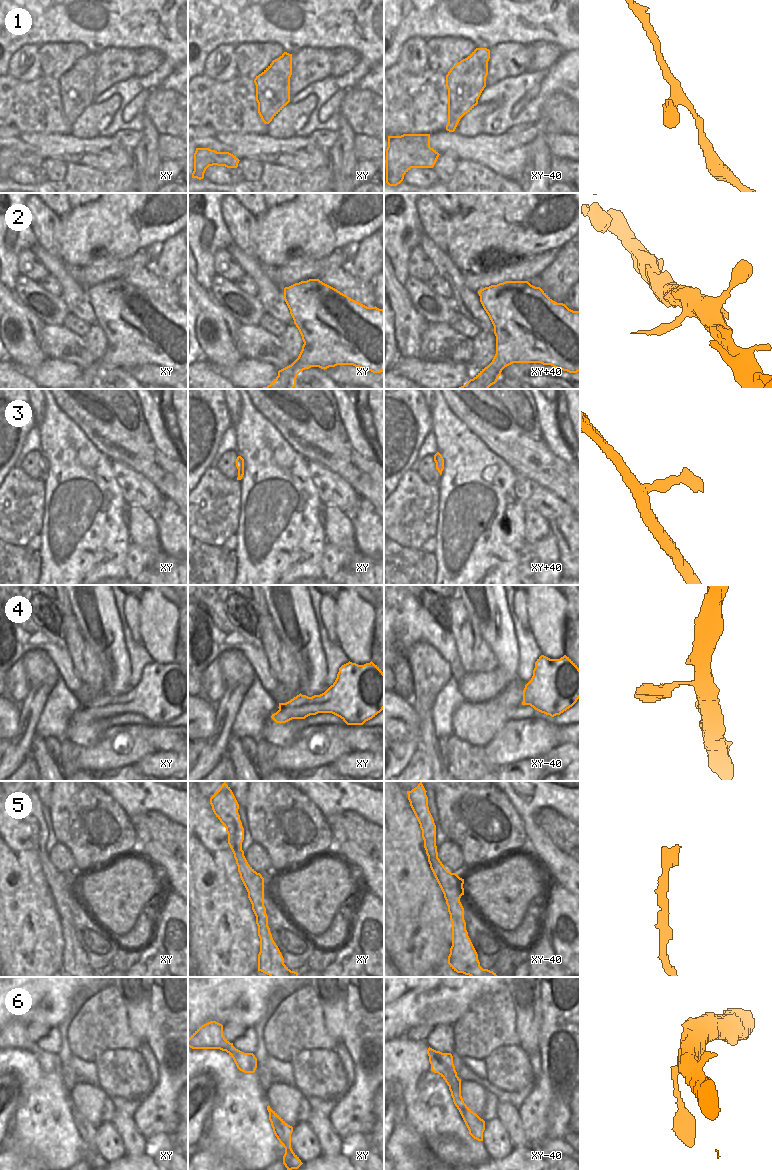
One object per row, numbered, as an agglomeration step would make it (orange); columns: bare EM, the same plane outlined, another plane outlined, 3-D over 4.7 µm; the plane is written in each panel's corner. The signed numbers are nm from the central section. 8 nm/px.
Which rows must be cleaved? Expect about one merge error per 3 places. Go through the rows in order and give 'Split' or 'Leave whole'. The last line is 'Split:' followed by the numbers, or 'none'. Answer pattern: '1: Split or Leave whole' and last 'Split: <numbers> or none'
1: Leave whole
2: Leave whole
3: Leave whole
4: Leave whole
5: Leave whole
6: Leave whole
Split: none.

